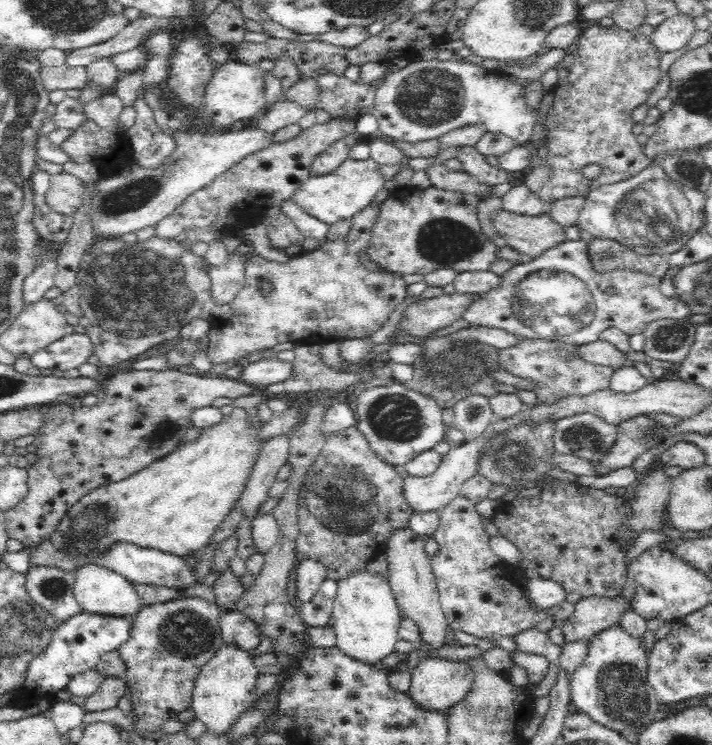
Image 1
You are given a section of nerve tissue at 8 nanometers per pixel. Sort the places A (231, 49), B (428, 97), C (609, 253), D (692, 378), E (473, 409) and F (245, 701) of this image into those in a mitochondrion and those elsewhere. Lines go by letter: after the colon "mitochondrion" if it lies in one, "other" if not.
A: other
B: mitochondrion
C: mitochondrion
D: other
E: mitochondrion
F: other

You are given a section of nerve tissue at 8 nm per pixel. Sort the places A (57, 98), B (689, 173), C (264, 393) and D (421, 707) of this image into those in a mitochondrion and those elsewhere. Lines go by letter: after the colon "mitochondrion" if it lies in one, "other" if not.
A: other
B: mitochondrion
C: other
D: other

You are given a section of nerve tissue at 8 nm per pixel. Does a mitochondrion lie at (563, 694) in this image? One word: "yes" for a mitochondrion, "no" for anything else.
no

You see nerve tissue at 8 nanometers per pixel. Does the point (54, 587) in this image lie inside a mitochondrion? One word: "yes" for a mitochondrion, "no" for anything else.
yes

